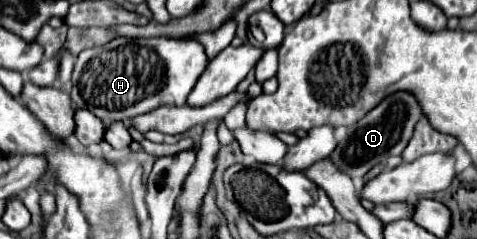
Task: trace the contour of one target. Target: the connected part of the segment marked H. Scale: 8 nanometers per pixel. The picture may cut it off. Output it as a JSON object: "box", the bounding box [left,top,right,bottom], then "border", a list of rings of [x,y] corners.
{"box":[70,37,206,123],"border":[[[116,37],[102,47],[92,47],[78,55],[72,73],[70,99],[76,107],[86,107],[104,123],[128,121],[162,105],[182,107],[206,63],[204,47],[196,39]]]}

